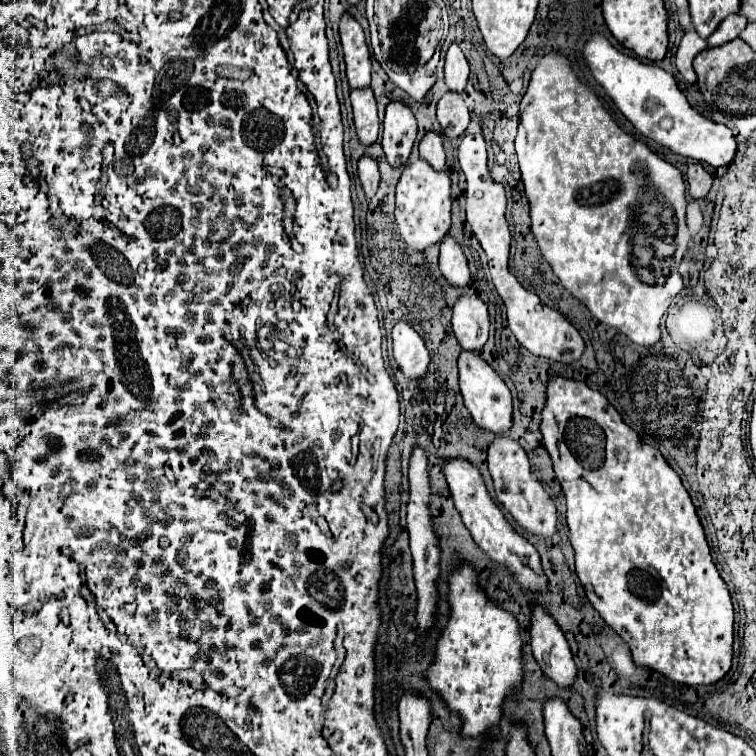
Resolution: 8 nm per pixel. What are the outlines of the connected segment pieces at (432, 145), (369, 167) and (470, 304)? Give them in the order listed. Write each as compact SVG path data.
M430 131L422 137L420 141L420 157L430 163L432 167L436 167L436 171L444 169L444 161L446 161L446 155L444 155L444 149L442 149L442 139L438 133Z
M362 157L358 163L358 177L362 183L362 189L366 193L366 199L372 199L378 191L380 183L380 173L378 173L378 163L372 157Z
M462 295L452 313L452 329L464 351L478 351L488 339L490 319L484 301L476 295Z

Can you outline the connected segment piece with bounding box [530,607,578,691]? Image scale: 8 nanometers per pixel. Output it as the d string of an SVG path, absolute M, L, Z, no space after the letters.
M542 609L532 611L532 653L542 669L542 673L552 679L560 689L572 689L578 677L578 669L572 659L568 641L556 621Z

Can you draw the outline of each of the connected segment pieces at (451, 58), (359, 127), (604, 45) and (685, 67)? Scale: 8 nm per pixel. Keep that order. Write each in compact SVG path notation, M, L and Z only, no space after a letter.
M452 43L448 53L446 53L444 75L446 75L446 87L450 91L464 93L464 87L466 87L466 81L468 81L468 75L470 75L470 67L468 67L464 53L460 51L460 47L456 43Z
M358 89L350 93L352 109L354 109L354 127L358 133L358 141L364 147L370 147L378 139L378 111L376 111L376 99L372 95L372 89Z
M592 33L588 37L582 49L582 57L592 77L604 87L606 95L642 135L668 147L672 153L704 161L712 167L728 165L732 161L736 153L732 131L726 125L714 123L696 113L670 73L658 65L648 65L636 57L620 53L602 33Z
M690 27L690 29L686 31L686 35L682 37L674 61L676 61L676 67L678 67L680 75L682 75L688 83L696 83L696 73L694 73L694 69L692 69L692 59L694 59L700 51L704 51L706 47L708 47L708 43L706 43L692 27Z

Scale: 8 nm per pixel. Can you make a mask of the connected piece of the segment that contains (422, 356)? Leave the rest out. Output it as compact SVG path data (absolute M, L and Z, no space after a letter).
M404 321L396 323L392 329L394 339L394 359L404 377L412 381L420 381L428 373L430 355L422 341L422 337Z

